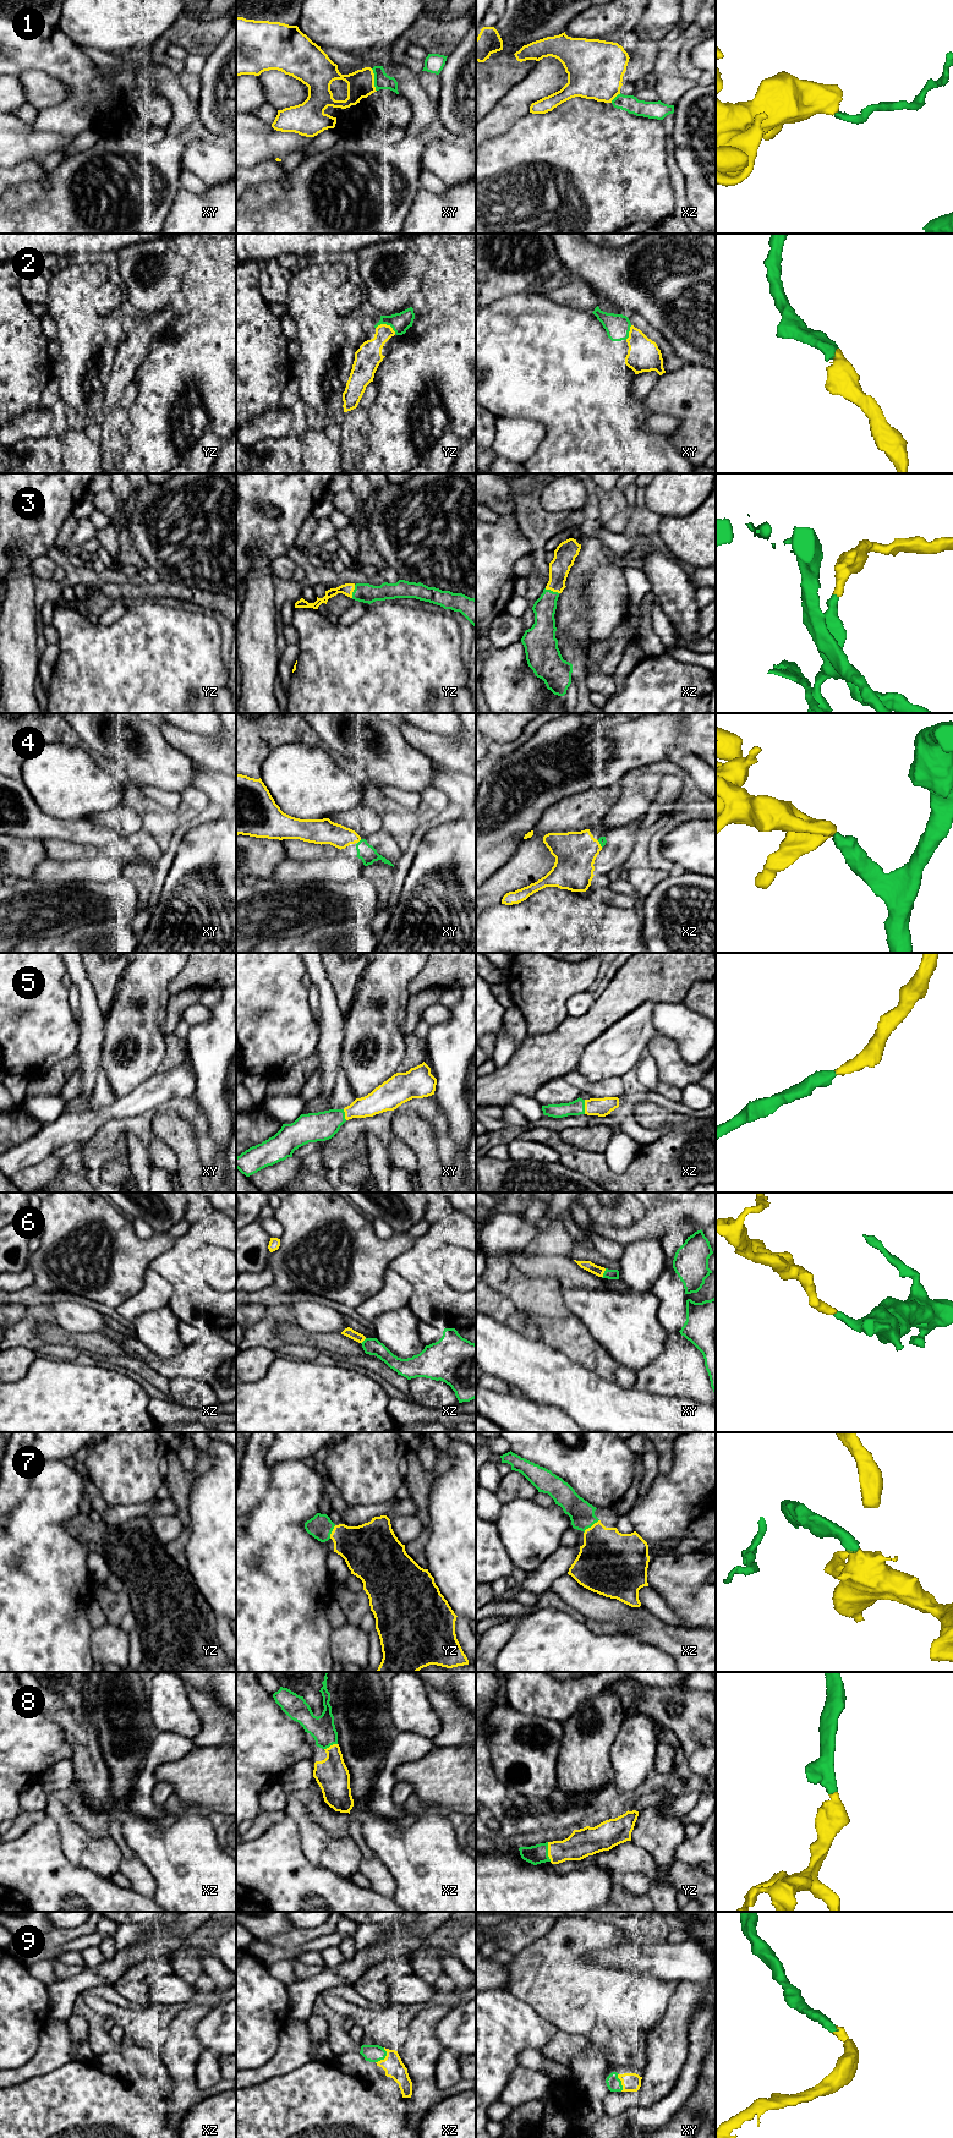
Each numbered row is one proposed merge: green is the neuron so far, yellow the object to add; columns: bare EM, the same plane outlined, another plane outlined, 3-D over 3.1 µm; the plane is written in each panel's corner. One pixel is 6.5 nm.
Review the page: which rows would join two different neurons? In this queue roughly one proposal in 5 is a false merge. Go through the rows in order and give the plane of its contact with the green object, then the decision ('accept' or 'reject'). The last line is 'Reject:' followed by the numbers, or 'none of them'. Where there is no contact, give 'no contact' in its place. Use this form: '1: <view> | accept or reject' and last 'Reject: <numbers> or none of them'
1: xy | reject
2: yz | accept
3: xz | accept
4: xy | accept
5: xz | accept
6: xy | accept
7: xz | accept
8: yz | accept
9: xz | accept
Reject: 1

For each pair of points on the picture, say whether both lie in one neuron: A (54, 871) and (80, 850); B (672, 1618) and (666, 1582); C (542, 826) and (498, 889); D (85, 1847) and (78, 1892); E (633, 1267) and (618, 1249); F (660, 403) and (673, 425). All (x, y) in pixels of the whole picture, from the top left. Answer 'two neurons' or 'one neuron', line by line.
A: two neurons
B: two neurons
C: one neuron
D: two neurons
E: two neurons
F: two neurons

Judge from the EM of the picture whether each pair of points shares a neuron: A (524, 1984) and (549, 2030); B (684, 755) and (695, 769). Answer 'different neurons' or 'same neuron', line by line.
A: different neurons
B: same neuron

